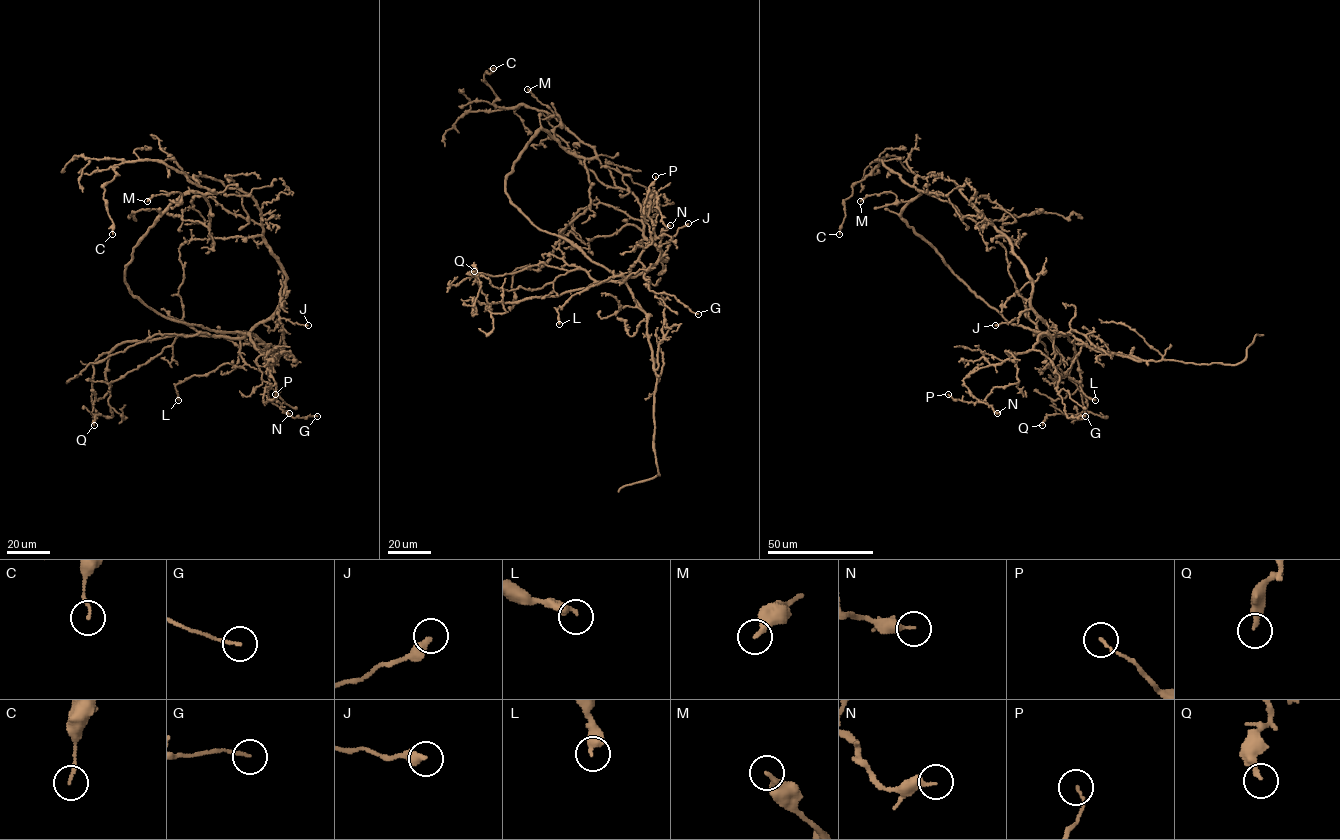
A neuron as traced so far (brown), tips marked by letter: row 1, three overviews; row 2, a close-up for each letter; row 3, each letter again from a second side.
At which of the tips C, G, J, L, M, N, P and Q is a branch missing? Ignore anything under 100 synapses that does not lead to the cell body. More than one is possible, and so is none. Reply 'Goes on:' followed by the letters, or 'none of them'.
Goes on: none of them

